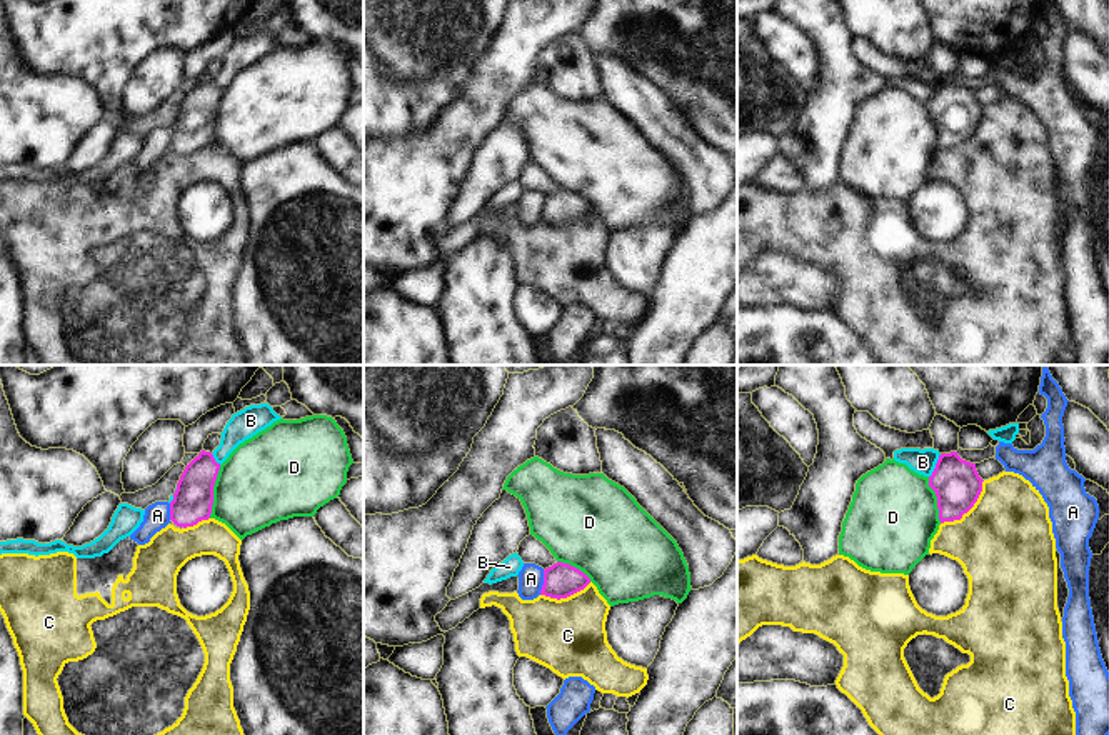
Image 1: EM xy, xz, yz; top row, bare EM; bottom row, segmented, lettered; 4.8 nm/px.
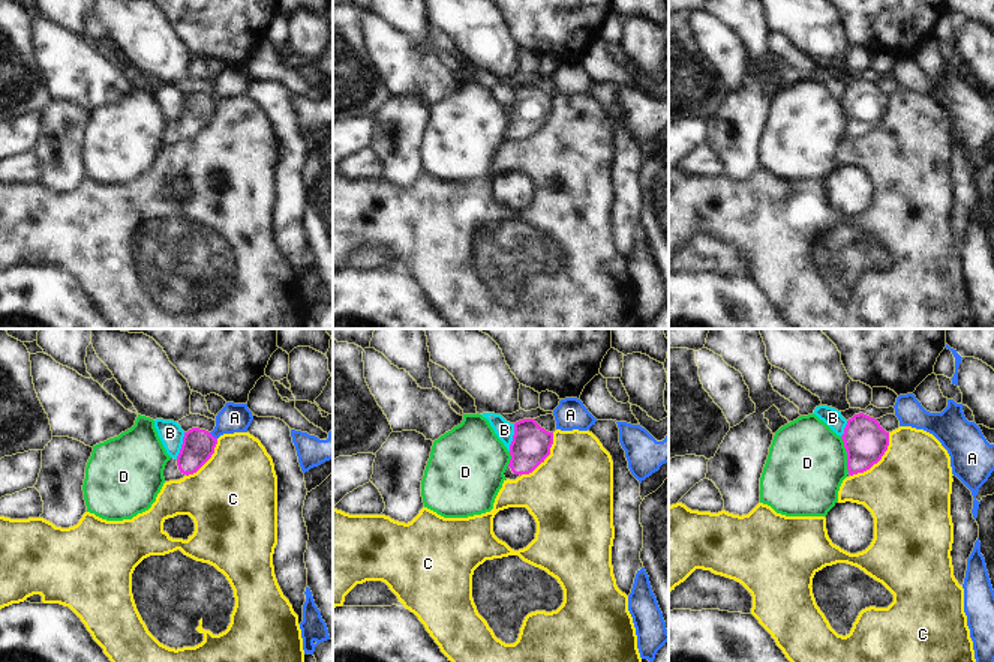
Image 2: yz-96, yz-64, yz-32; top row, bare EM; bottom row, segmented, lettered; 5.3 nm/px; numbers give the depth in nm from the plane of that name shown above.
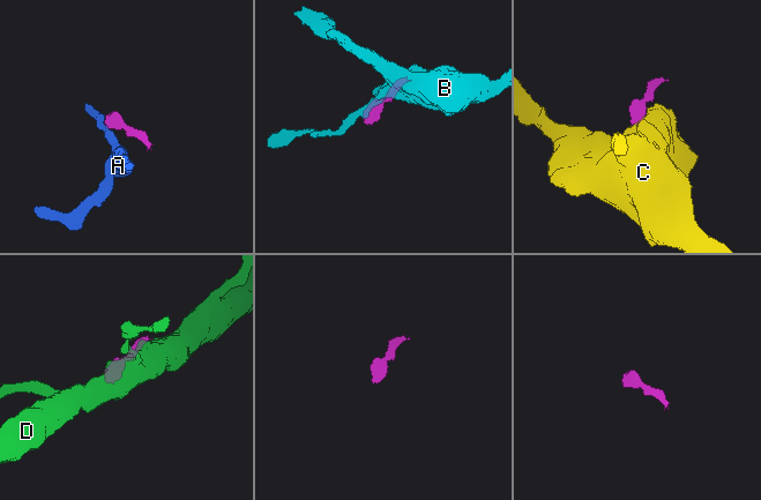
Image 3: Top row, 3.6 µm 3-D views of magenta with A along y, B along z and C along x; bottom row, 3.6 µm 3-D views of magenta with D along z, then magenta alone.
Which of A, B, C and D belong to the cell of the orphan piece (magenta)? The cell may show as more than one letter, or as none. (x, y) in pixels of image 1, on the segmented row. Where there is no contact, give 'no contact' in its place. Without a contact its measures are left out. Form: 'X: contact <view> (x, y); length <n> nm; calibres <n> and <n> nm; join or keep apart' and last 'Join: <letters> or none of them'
A: contact xz (544, 582); length 120 nm; calibres 170 and 130 nm; keep apart
B: contact yz (936, 465); length 130 nm; calibres 220 and 120 nm; keep apart
C: contact yz (969, 509); length 300 nm; calibres 220 and 460 nm; keep apart
D: contact xy (212, 492); length 260 nm; calibres 190 and 400 nm; keep apart
Join: none of them

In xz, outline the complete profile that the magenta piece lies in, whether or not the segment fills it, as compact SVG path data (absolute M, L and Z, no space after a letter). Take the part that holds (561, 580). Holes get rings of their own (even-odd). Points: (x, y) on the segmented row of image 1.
M534 535L520 542L517 553L524 563L535 563L544 568L540 595L560 600L584 590L590 583L590 578L579 568L557 562L550 550Z

